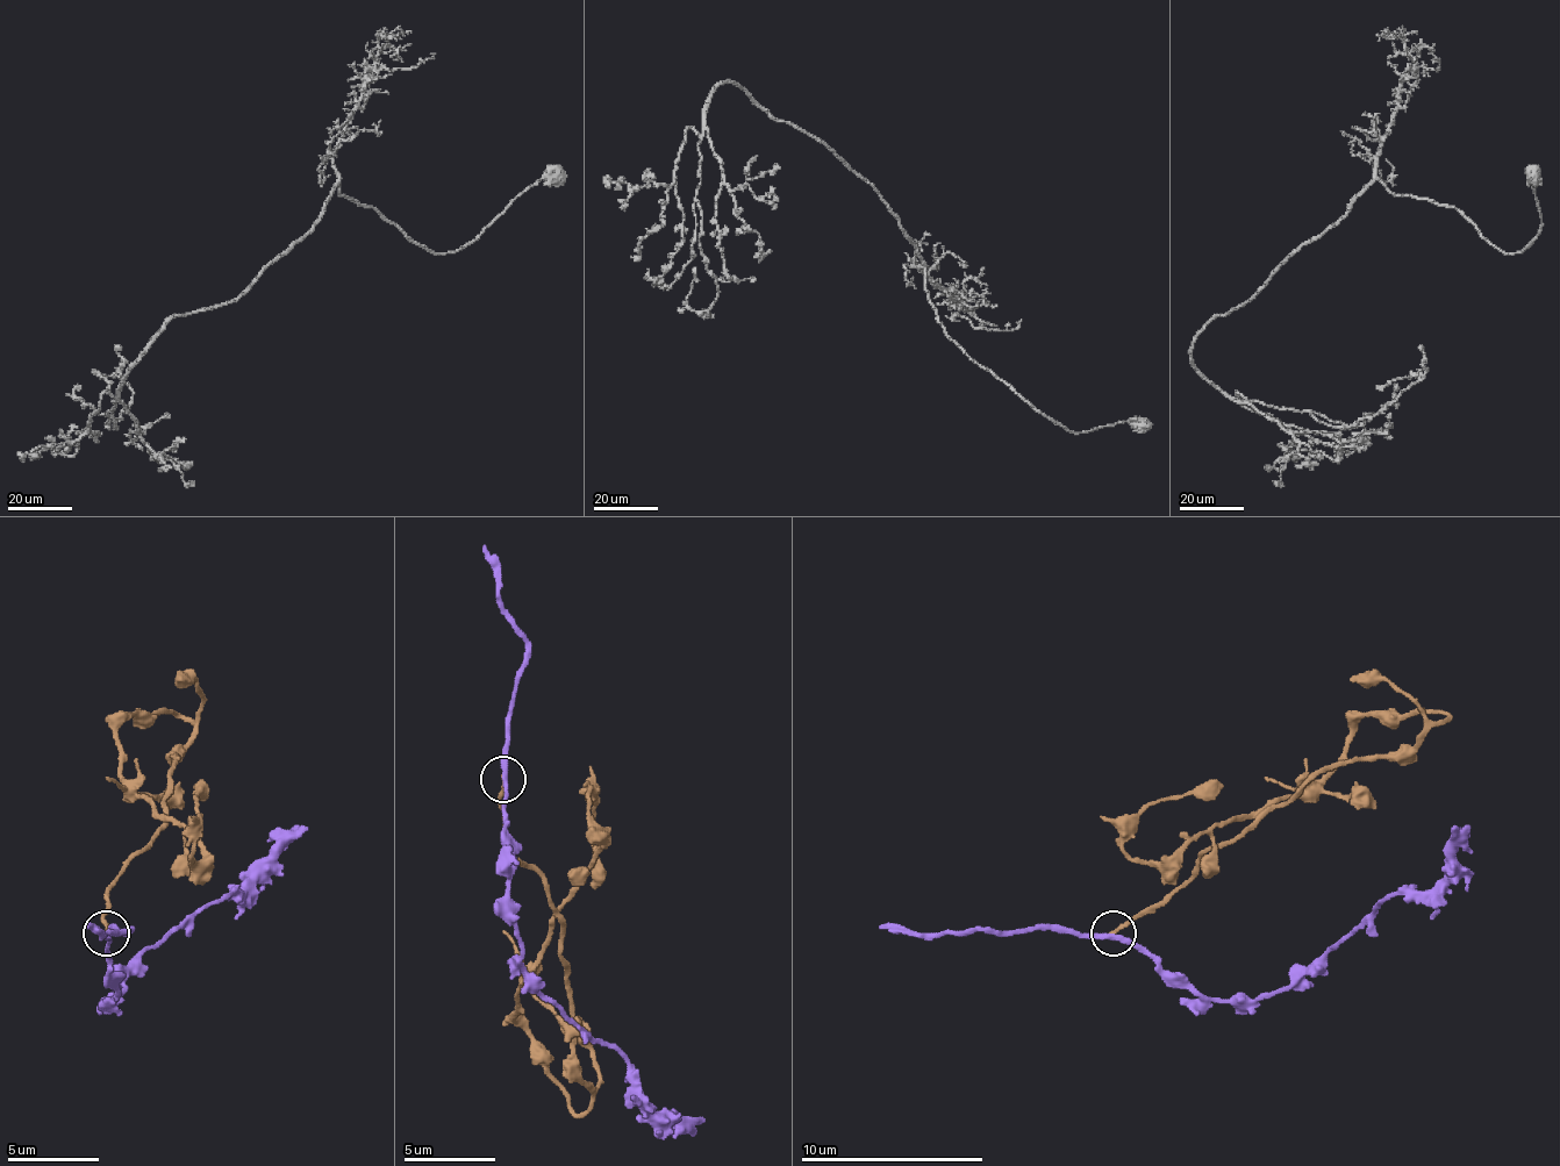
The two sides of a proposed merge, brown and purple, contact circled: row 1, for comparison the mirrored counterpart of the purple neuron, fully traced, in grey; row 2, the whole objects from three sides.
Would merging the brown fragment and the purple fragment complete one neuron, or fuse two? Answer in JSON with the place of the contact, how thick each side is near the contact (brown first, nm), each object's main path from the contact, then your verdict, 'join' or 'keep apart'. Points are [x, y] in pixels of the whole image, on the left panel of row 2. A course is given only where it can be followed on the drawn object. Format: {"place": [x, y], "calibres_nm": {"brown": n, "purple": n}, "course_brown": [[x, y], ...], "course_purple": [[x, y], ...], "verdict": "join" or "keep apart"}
{"place": [106, 934], "calibres_nm": {"brown": 200, "purple": 280}, "course_brown": [[107, 932], [107, 886], [162, 827], [166, 775], [190, 743], [199, 698], [190, 679], [176, 679]], "course_purple": [[107, 932], [112, 996], [116, 1001], [126, 973], [227, 895], [236, 895], [309, 827]], "verdict": "keep apart"}

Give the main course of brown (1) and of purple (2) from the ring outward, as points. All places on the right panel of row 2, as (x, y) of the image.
1: (1113, 932), (1315, 775), (1416, 743), (1424, 712), (1411, 698), (1351, 679)
2: (1113, 932), (1144, 945), (1204, 996), (1264, 1001), (1306, 973), (1393, 895), (1424, 895), (1443, 877), (1457, 827)

